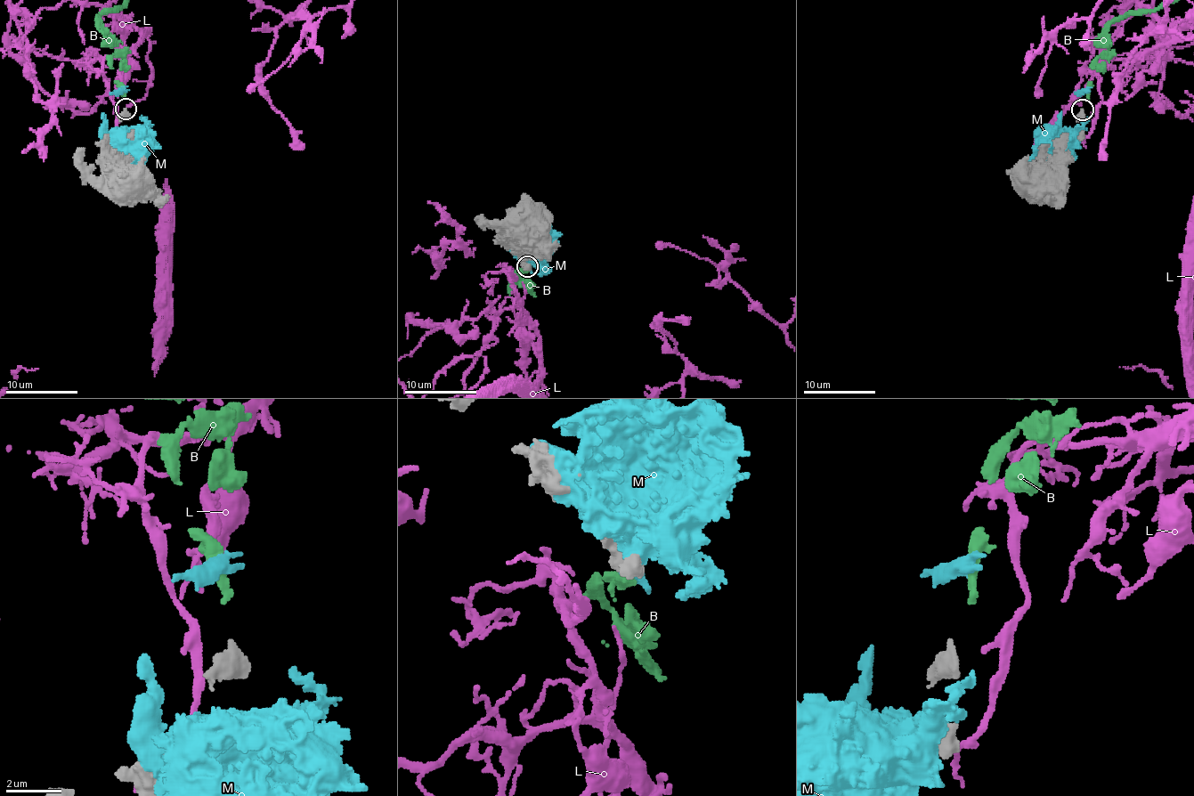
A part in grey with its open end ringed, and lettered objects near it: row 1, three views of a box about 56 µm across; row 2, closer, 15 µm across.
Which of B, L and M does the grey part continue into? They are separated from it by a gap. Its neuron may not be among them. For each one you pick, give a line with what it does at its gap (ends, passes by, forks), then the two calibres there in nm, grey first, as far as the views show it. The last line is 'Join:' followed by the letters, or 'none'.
B: it ends | 480/280 nm
Join: B

